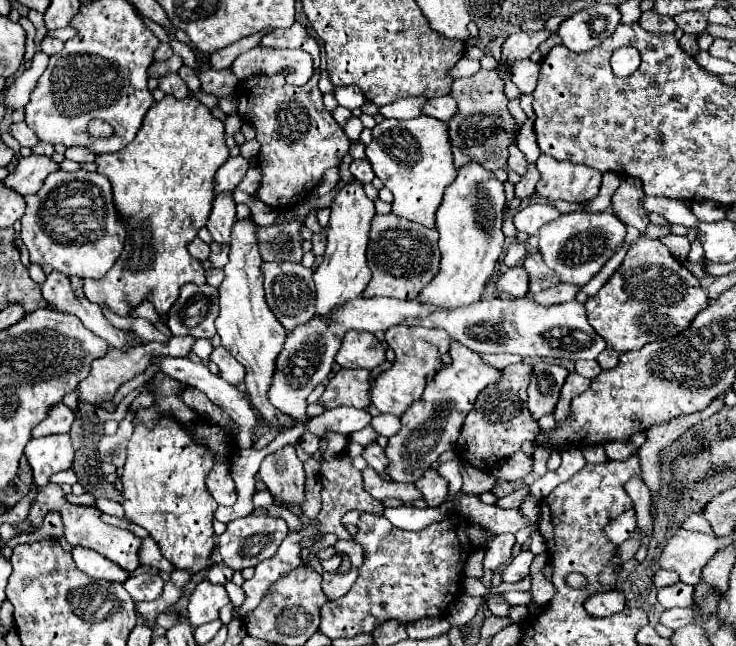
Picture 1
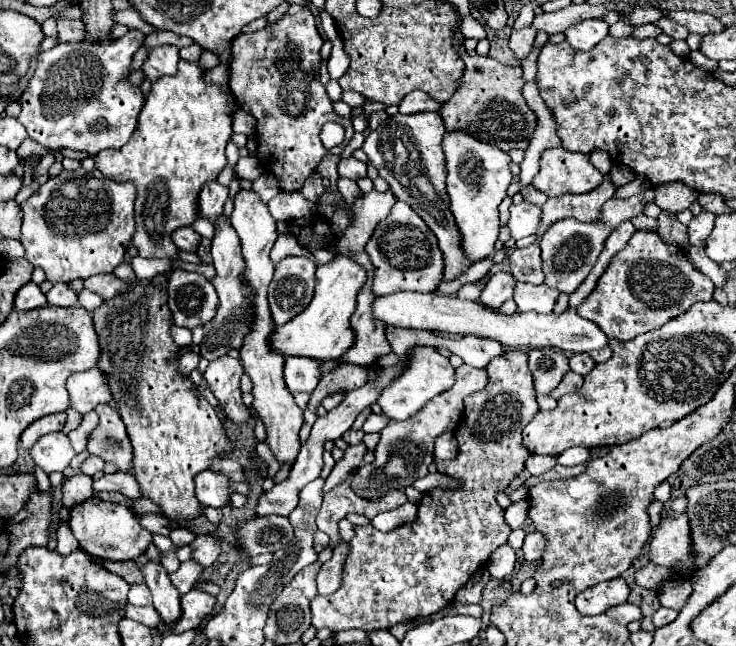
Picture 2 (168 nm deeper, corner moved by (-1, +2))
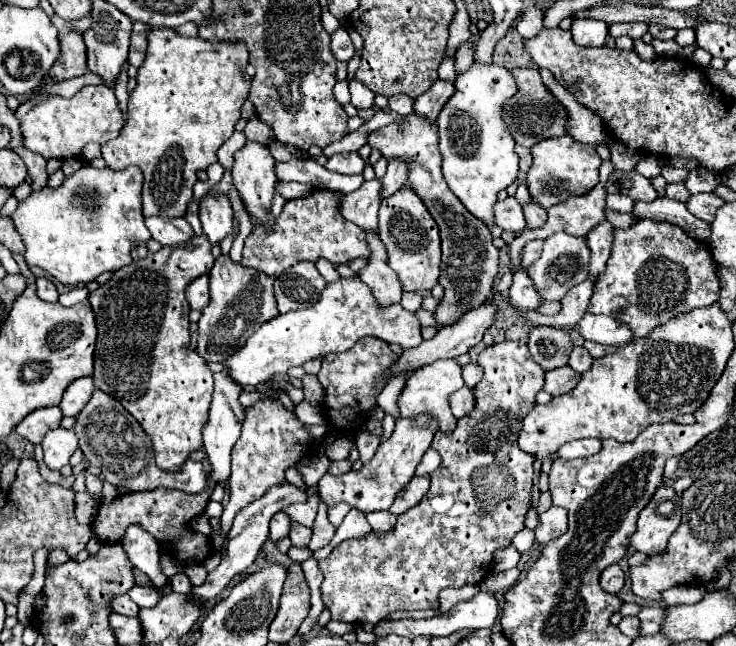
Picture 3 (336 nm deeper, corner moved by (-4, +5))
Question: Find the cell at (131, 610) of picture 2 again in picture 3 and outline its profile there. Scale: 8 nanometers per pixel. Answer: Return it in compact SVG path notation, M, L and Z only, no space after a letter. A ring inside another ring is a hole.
M124 594L124 596L118 596L112 600L112 612L124 614L124 616L138 616L140 608L128 598L128 594Z

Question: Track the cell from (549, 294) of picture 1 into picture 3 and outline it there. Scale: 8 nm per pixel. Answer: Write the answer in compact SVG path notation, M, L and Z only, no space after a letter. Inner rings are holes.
M514 272L514 282L510 286L510 300L518 308L540 308L544 298L540 290L534 286L534 282L528 278L526 272Z

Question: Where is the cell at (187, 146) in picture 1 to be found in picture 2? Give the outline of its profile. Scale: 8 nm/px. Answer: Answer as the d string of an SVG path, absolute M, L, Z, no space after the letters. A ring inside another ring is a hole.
M179 61L175 75L159 77L151 83L151 91L145 95L145 105L139 113L137 129L133 137L121 149L107 149L95 157L97 169L115 181L133 181L137 189L135 199L135 221L137 231L133 243L141 257L169 257L177 259L177 247L171 241L171 233L179 227L191 225L197 219L197 193L207 183L217 179L217 175L227 165L225 145L231 137L233 121L233 95L221 91L223 85L205 81L207 69L199 61Z

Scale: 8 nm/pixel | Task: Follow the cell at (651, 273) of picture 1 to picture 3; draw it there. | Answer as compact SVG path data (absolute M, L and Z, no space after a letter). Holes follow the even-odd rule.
M636 220L626 230L616 230L616 238L612 242L612 254L608 258L606 270L598 276L594 284L594 294L588 304L590 314L604 314L618 322L624 322L636 338L650 334L656 326L668 322L670 318L690 312L694 308L710 306L718 302L720 282L714 270L714 260L704 242L696 242L688 238L684 230L678 226L668 226L668 222L652 222L652 220Z

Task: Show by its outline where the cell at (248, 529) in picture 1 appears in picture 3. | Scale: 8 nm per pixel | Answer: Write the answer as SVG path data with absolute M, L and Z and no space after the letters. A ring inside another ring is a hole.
M280 512L280 514L274 514L274 518L272 518L272 524L270 524L270 540L272 542L278 542L278 540L282 540L282 538L288 538L288 534L290 534L290 518L288 518L288 514L284 514L284 512Z

